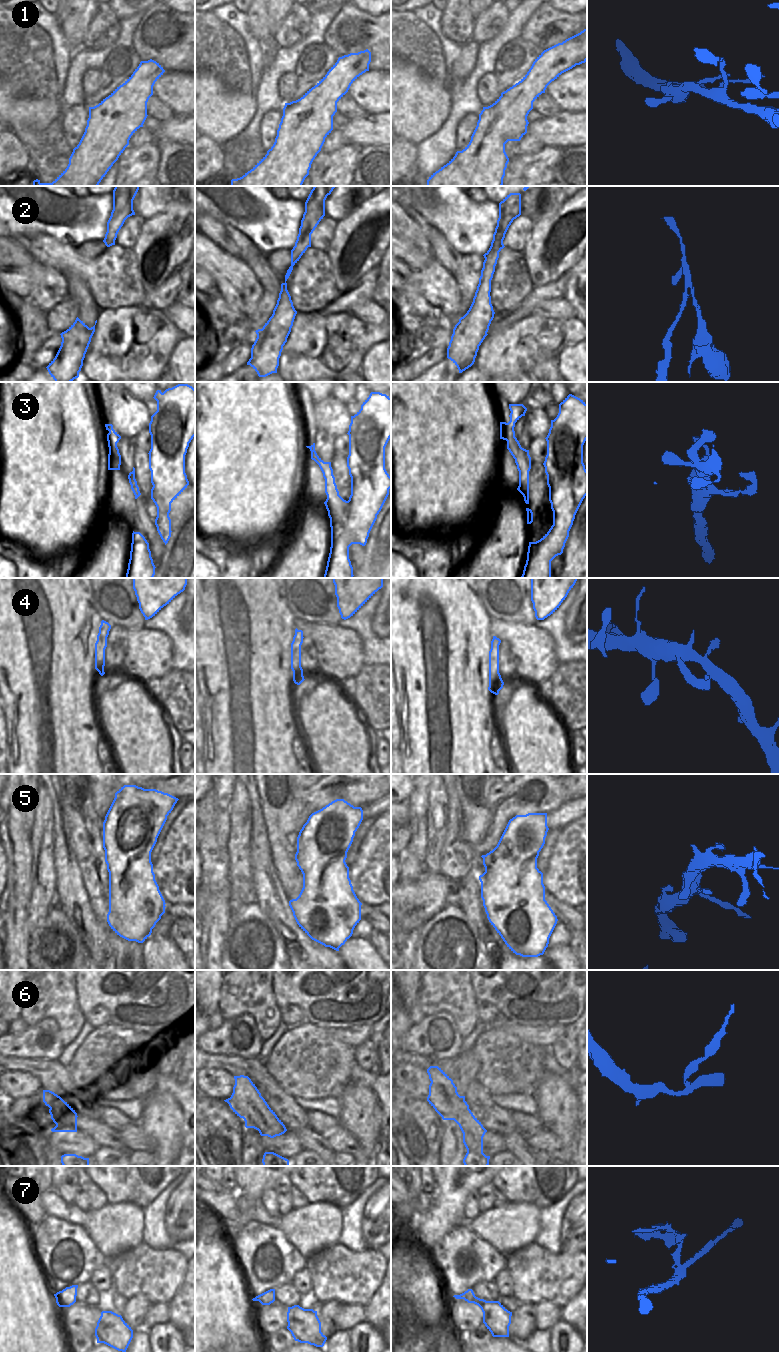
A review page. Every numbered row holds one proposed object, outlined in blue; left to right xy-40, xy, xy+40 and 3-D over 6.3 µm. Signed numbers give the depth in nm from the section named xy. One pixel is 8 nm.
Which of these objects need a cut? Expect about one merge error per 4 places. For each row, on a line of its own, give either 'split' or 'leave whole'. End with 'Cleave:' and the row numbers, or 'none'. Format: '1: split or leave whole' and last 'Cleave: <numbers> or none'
1: leave whole
2: split
3: leave whole
4: leave whole
5: leave whole
6: split
7: leave whole
Cleave: 2, 6

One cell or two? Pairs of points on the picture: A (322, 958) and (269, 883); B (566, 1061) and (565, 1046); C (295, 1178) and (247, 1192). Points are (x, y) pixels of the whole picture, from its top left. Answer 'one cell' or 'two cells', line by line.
A: one cell
B: one cell
C: two cells

